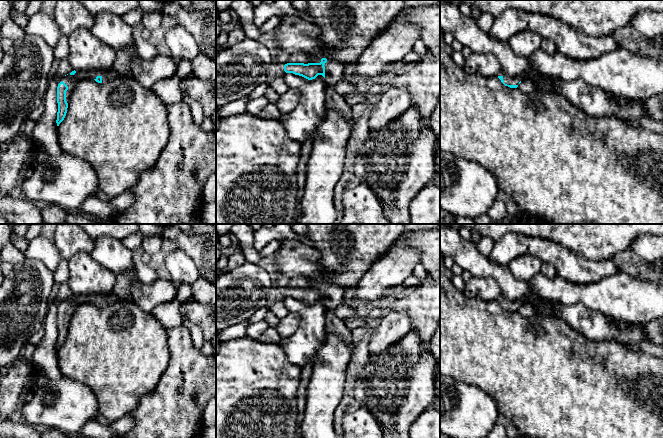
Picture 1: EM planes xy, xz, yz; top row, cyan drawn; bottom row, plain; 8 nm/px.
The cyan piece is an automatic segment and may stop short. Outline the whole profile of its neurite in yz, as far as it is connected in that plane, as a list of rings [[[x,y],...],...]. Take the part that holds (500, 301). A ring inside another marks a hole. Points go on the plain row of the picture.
[[[505,298],[504,300],[498,300],[501,306],[510,312],[517,312],[521,305],[524,303],[523,300],[511,301]]]

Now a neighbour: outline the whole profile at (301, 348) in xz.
[[[286,297],[284,306],[297,317],[296,332],[287,338],[282,338],[282,346],[289,362],[300,368],[308,363],[315,364],[319,349],[326,335],[326,307],[322,299],[308,304],[293,297]]]

